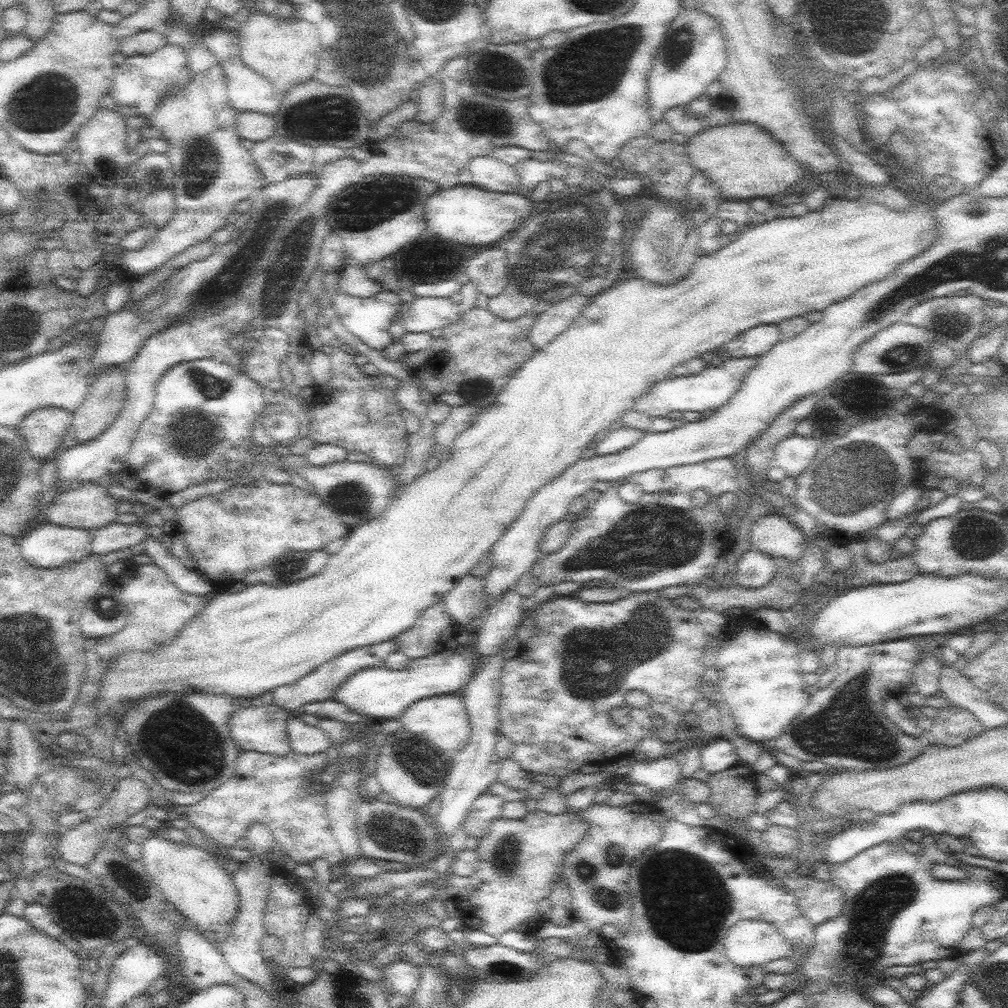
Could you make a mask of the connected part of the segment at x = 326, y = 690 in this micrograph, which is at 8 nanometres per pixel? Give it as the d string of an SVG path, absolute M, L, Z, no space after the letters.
M390 639L380 644L372 644L368 648L354 648L350 652L343 652L340 656L321 664L315 671L309 672L295 684L276 688L273 697L274 706L286 709L290 713L303 709L305 704L332 699L336 695L336 691L356 672L374 666L384 666L385 660L392 652L396 652L396 648L397 640Z

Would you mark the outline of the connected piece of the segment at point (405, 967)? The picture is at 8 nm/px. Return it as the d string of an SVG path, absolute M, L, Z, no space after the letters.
M402 957L385 968L385 978L391 982L395 992L412 998L420 984L421 970L415 961Z

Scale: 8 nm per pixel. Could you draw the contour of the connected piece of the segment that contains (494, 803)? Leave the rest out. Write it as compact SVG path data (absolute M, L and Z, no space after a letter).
M486 791L482 796L478 796L464 819L465 832L468 836L481 839L481 836L489 831L492 821L503 816L506 806L505 800L497 794Z

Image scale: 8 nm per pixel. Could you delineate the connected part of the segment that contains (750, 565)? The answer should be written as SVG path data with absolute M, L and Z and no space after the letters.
M747 550L746 553L741 553L735 570L740 586L762 588L774 578L777 560L758 550Z

